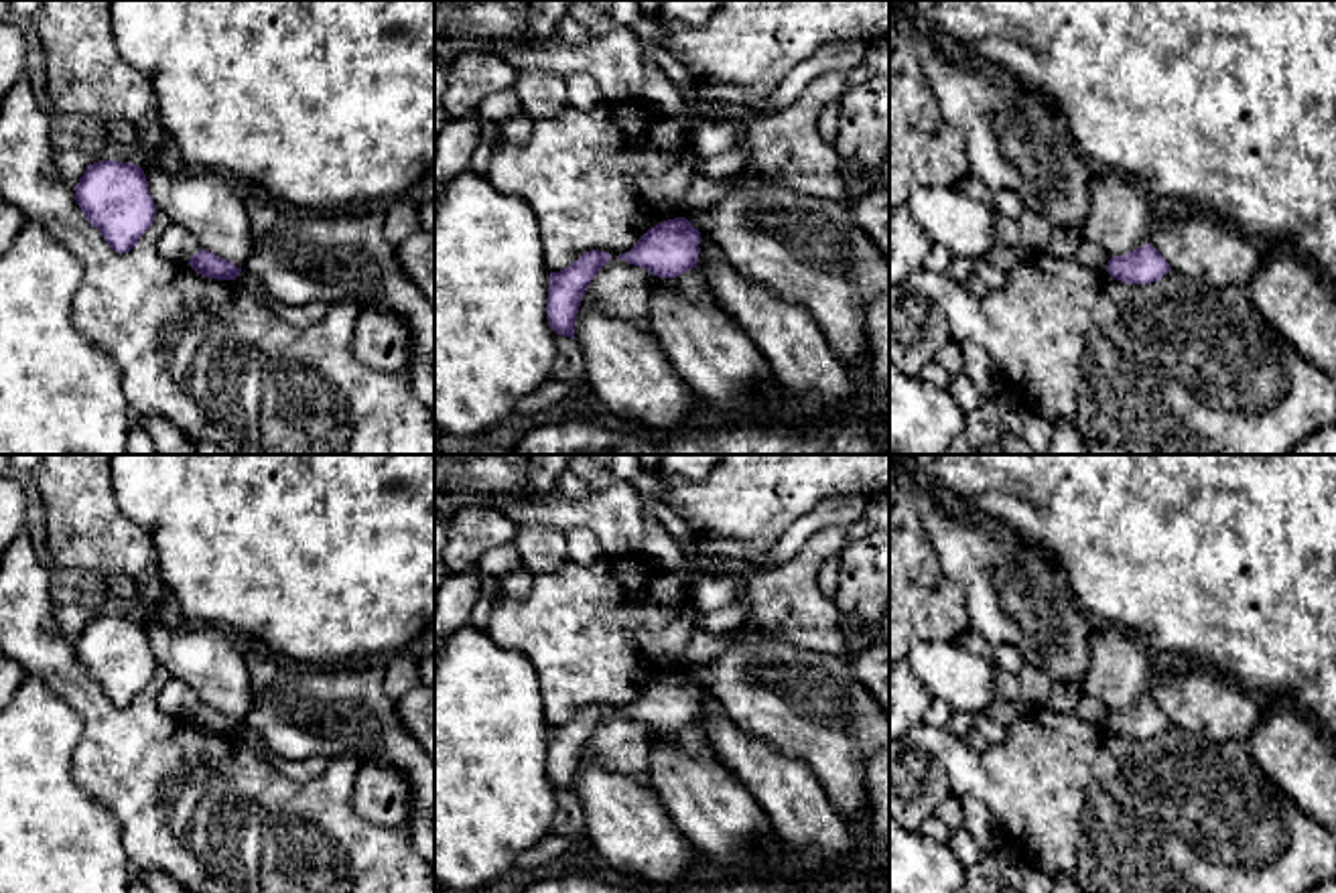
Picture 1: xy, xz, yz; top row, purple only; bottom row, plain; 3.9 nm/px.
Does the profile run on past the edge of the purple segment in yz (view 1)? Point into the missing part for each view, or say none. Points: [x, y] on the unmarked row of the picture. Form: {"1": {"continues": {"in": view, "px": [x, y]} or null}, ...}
{"1": {"continues": null}}

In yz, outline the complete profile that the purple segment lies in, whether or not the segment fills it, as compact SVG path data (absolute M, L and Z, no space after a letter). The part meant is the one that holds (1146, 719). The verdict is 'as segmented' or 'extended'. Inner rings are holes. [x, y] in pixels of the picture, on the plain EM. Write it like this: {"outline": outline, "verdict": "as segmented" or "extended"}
{"outline": "M1151 698L1123 710L1113 710L1107 720L1107 727L1125 739L1151 739L1170 725L1165 712Z", "verdict": "as segmented"}

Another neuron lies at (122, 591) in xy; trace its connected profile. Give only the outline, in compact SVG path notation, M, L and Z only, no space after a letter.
M106 574L108 587L108 607L110 615L126 617L130 613L144 625L150 615L142 609L140 603L140 587L136 585L136 576L128 574Z

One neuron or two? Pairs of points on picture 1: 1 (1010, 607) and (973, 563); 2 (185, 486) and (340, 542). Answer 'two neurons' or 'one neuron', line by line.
1: one neuron
2: one neuron

